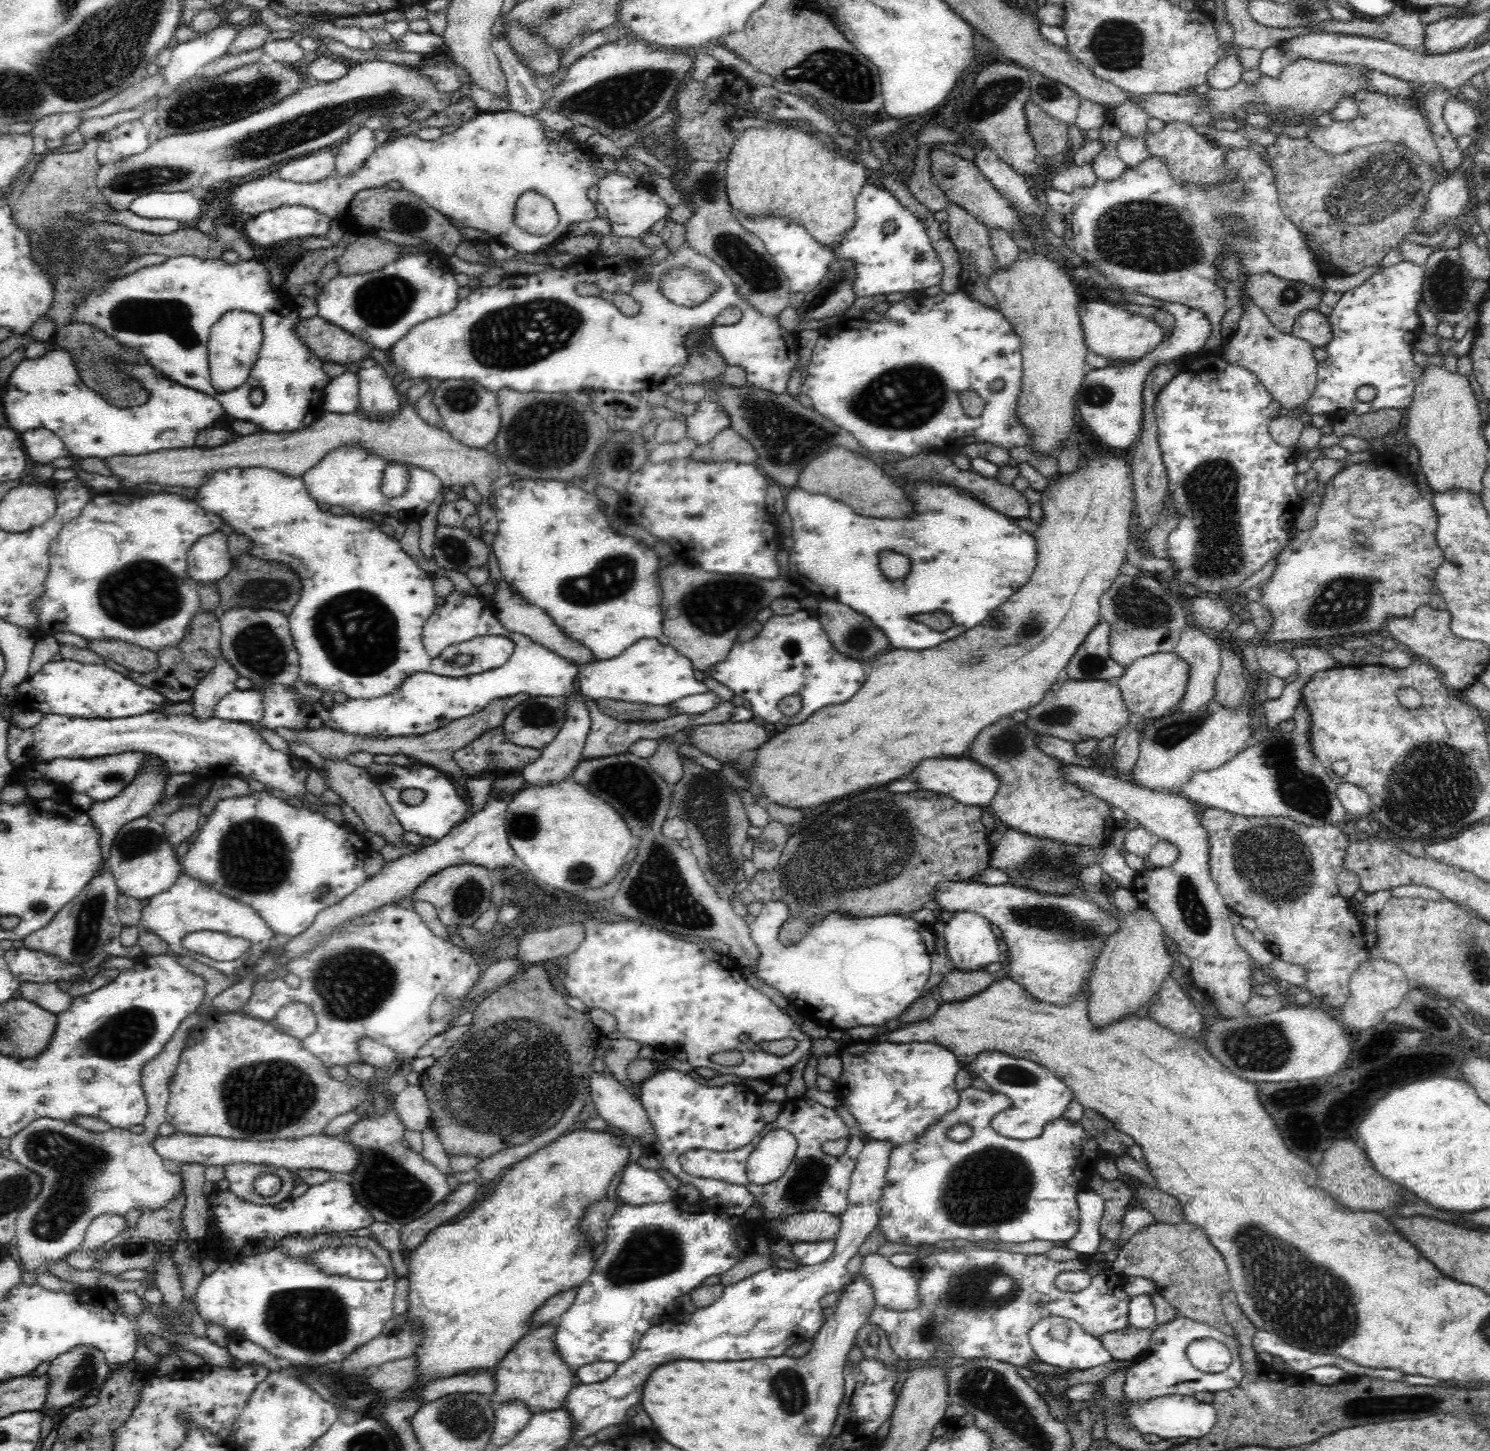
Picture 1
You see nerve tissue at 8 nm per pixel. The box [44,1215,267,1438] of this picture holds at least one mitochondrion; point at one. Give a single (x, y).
(82, 1373)

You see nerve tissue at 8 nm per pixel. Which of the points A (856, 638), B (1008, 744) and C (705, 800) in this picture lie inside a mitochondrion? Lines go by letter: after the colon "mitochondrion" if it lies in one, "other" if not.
A: mitochondrion
B: mitochondrion
C: mitochondrion

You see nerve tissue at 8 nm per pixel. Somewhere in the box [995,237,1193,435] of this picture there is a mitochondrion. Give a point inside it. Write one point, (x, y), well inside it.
(1095, 394)

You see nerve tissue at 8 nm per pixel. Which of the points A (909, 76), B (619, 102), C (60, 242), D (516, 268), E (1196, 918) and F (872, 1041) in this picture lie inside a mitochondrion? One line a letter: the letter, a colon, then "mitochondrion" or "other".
A: other
B: mitochondrion
C: mitochondrion
D: other
E: mitochondrion
F: other

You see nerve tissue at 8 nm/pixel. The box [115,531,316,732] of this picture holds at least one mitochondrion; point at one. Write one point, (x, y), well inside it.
(262, 649)

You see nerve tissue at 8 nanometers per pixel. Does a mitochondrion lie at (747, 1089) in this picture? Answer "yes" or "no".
no

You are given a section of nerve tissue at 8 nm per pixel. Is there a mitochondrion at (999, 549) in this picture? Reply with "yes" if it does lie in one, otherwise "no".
no

